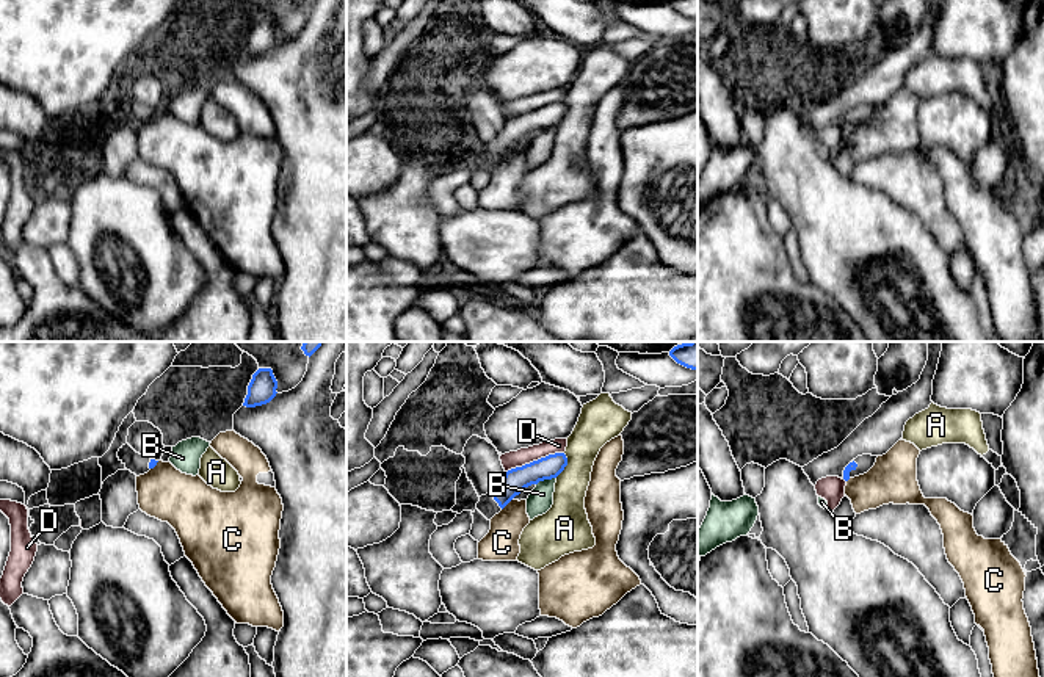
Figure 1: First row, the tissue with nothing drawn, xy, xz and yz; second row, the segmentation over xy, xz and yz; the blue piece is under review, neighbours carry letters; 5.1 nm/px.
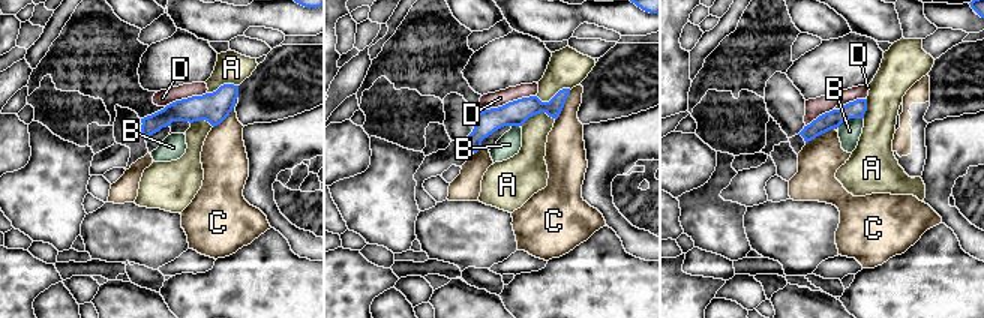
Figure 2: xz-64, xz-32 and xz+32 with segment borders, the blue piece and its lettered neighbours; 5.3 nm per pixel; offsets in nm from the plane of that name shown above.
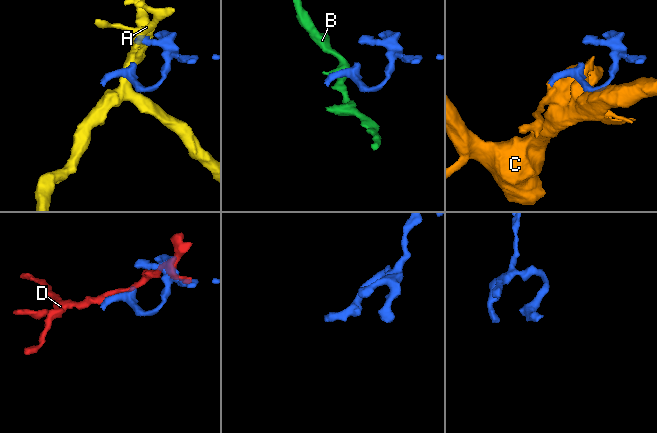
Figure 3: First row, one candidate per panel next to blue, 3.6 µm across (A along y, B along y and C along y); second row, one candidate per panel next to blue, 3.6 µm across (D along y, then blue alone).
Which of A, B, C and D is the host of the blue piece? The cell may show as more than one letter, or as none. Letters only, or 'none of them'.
none of them

